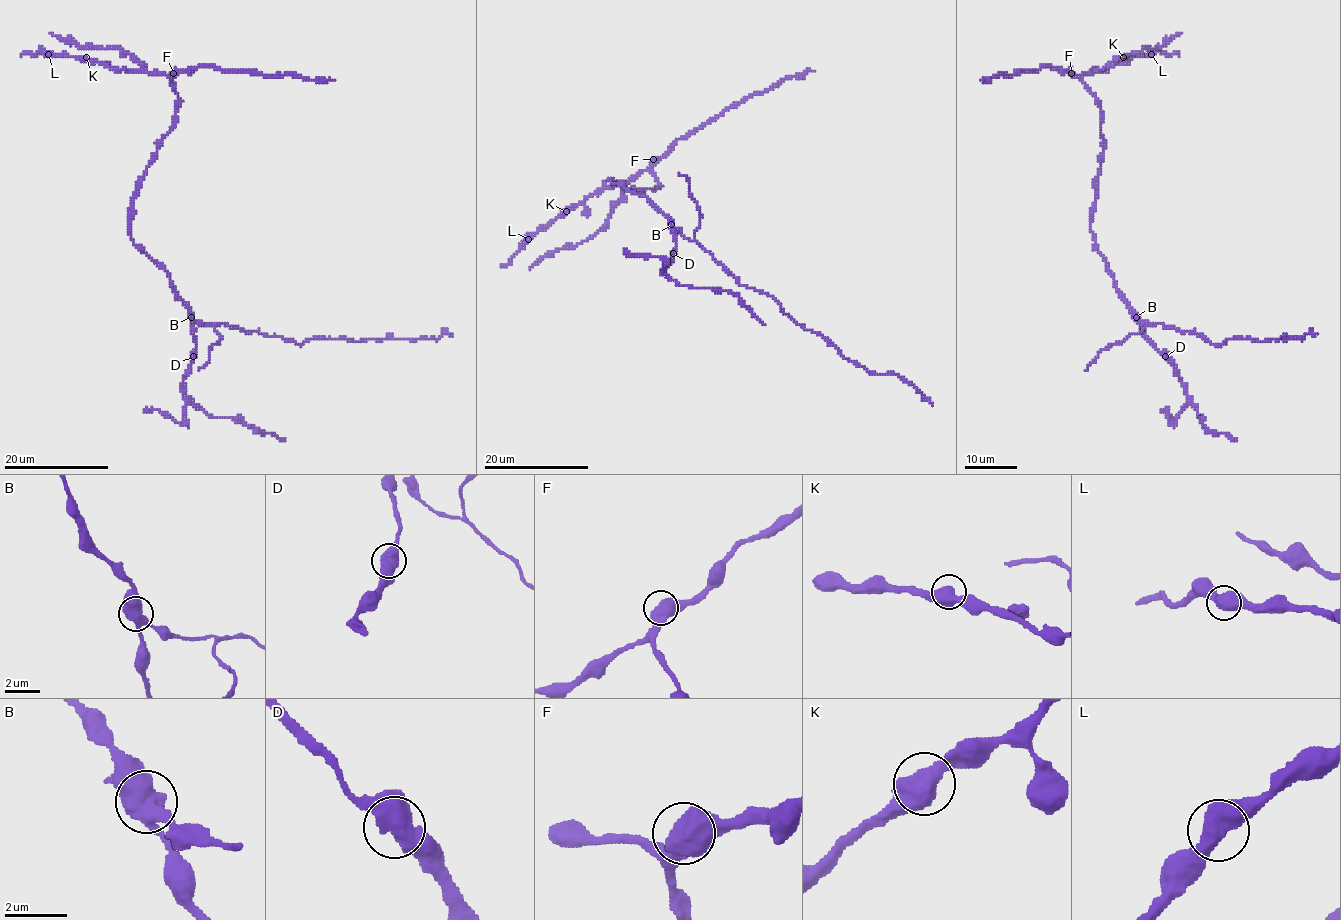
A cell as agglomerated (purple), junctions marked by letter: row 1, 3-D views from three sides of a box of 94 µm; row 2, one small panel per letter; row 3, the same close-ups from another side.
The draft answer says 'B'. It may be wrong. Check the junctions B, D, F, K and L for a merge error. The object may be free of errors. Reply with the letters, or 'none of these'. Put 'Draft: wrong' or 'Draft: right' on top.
Draft: right
B

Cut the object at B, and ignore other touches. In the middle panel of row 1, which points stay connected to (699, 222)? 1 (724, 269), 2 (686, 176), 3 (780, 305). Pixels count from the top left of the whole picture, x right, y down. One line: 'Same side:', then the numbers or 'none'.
Same side: 1, 2, 3

